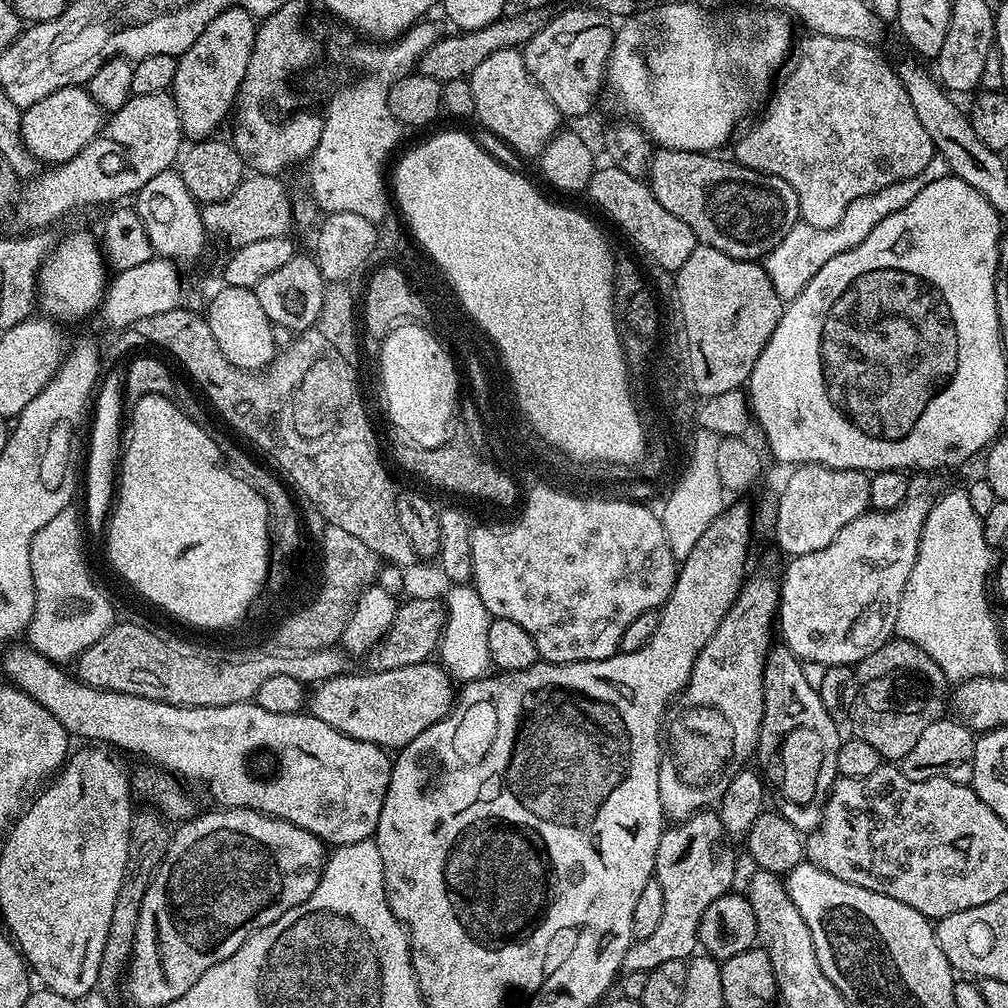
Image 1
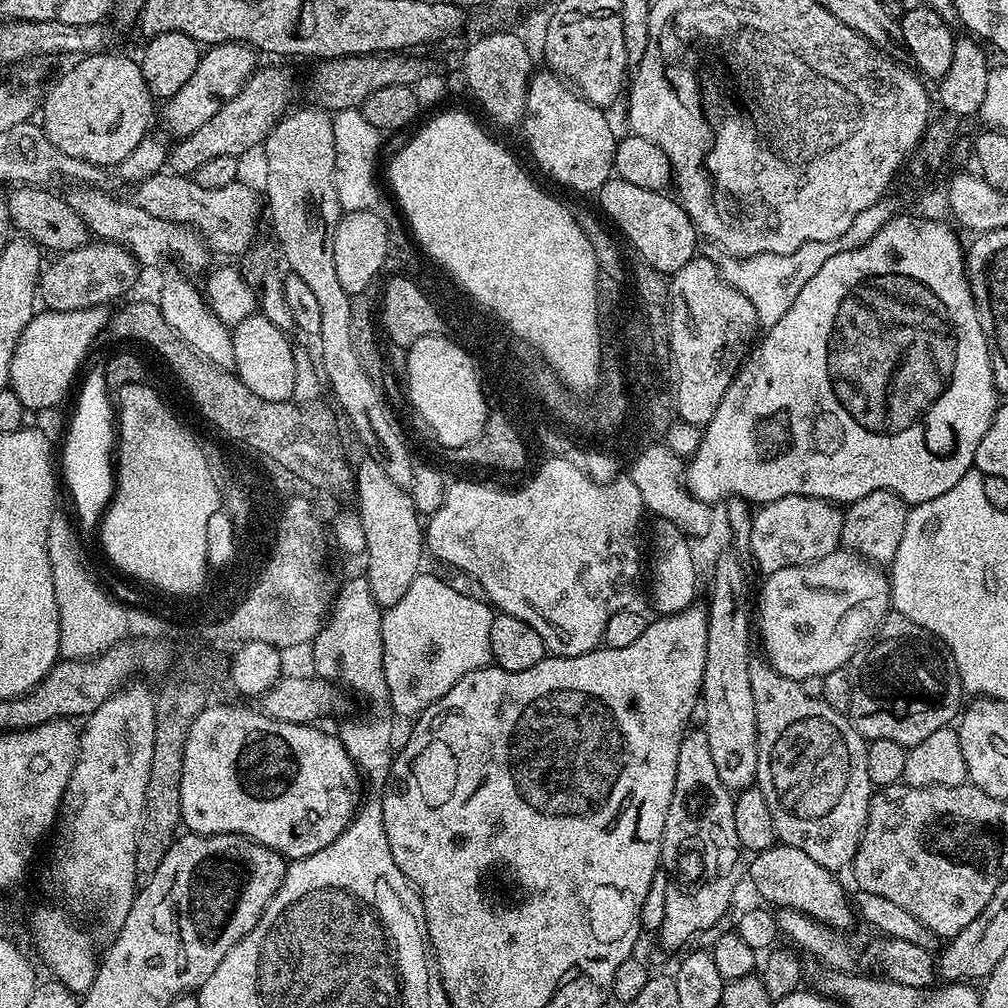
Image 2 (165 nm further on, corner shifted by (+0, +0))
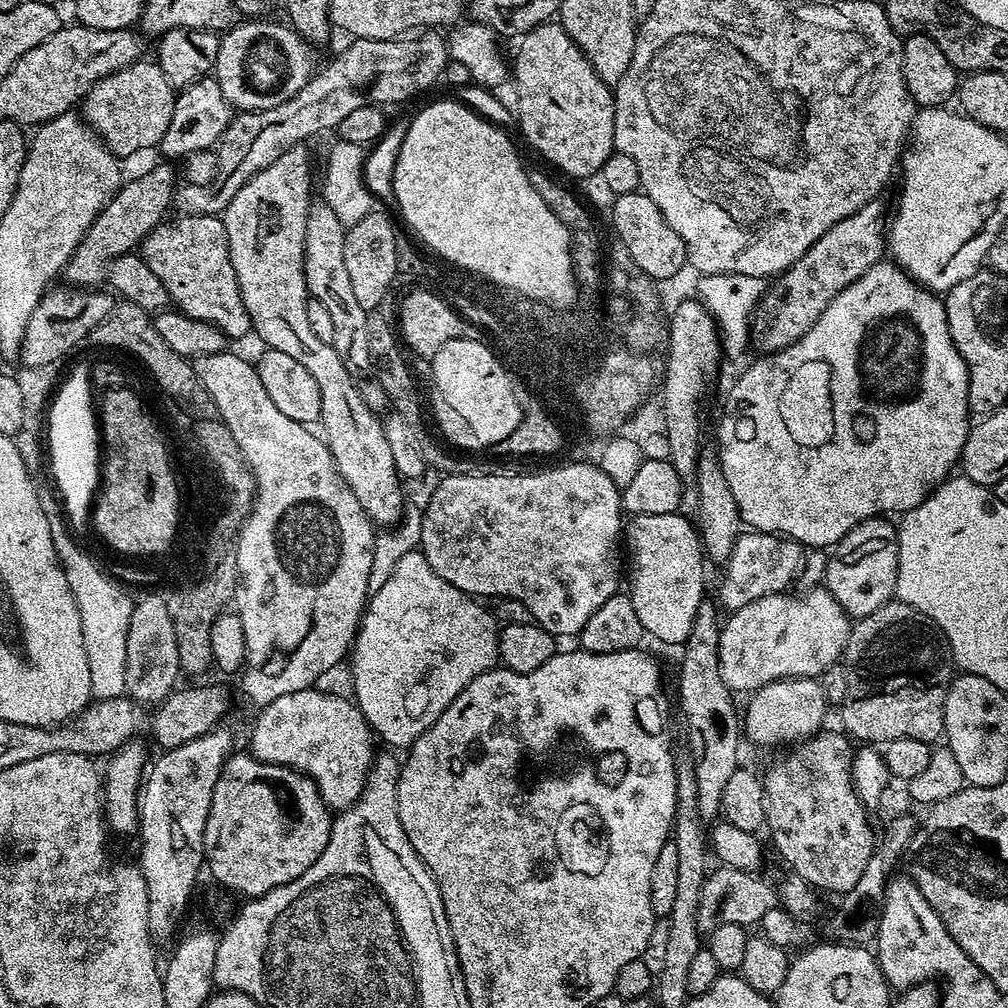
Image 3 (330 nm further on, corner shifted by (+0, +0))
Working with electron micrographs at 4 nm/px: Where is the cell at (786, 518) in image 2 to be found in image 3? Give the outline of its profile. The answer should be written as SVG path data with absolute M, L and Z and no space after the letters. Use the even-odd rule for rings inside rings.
M744 530L734 542L734 550L730 558L723 565L724 577L720 580L720 598L718 604L721 609L728 608L729 613L736 612L742 606L750 606L763 596L775 592L784 592L797 579L802 567L802 545L797 540L781 538L770 532Z

